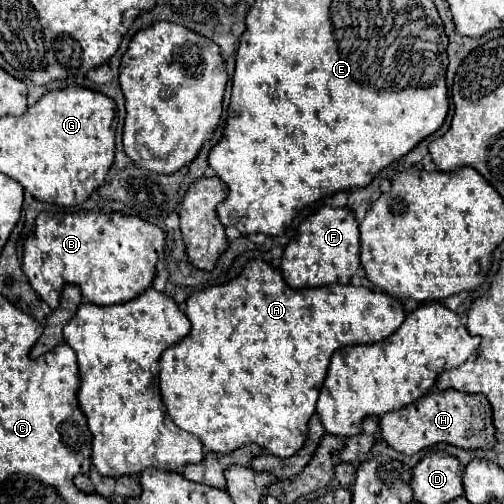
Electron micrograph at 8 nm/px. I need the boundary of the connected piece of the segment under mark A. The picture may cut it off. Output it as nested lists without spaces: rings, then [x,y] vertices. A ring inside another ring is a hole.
[[[256,258],[248,260],[244,270],[234,280],[226,282],[224,286],[212,286],[212,288],[192,292],[190,298],[186,300],[186,316],[192,324],[192,330],[184,340],[180,340],[178,344],[164,350],[164,354],[160,358],[160,364],[158,364],[160,394],[162,394],[162,400],[164,400],[164,406],[170,414],[170,418],[174,420],[174,424],[178,428],[194,434],[206,446],[206,450],[210,450],[210,452],[228,454],[228,452],[232,452],[232,450],[236,450],[236,448],[240,448],[248,442],[254,442],[254,444],[262,446],[264,450],[268,450],[274,456],[288,458],[304,444],[306,424],[308,424],[310,416],[314,414],[316,400],[318,400],[318,394],[320,394],[320,388],[322,388],[332,352],[342,348],[342,346],[348,346],[348,344],[358,344],[358,342],[360,344],[372,344],[372,342],[388,338],[392,332],[396,332],[400,328],[400,324],[404,322],[404,314],[406,312],[402,308],[402,302],[392,298],[390,294],[376,292],[376,290],[370,290],[370,288],[364,288],[364,286],[352,286],[352,284],[348,284],[348,286],[332,284],[332,286],[320,286],[320,288],[294,290],[294,288],[286,286],[286,282],[282,280],[282,274],[278,270],[274,270],[268,262],[256,260]]]

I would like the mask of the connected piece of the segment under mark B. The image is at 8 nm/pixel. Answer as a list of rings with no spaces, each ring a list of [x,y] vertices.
[[[78,210],[78,212],[40,212],[36,218],[34,234],[24,242],[24,256],[22,256],[22,270],[30,280],[30,286],[40,294],[40,298],[50,306],[56,308],[60,302],[60,294],[64,284],[76,284],[82,292],[86,302],[98,306],[112,306],[126,300],[136,298],[144,292],[154,274],[156,274],[156,260],[164,248],[164,232],[144,222],[138,216],[128,216],[120,212],[96,212],[96,210]]]

